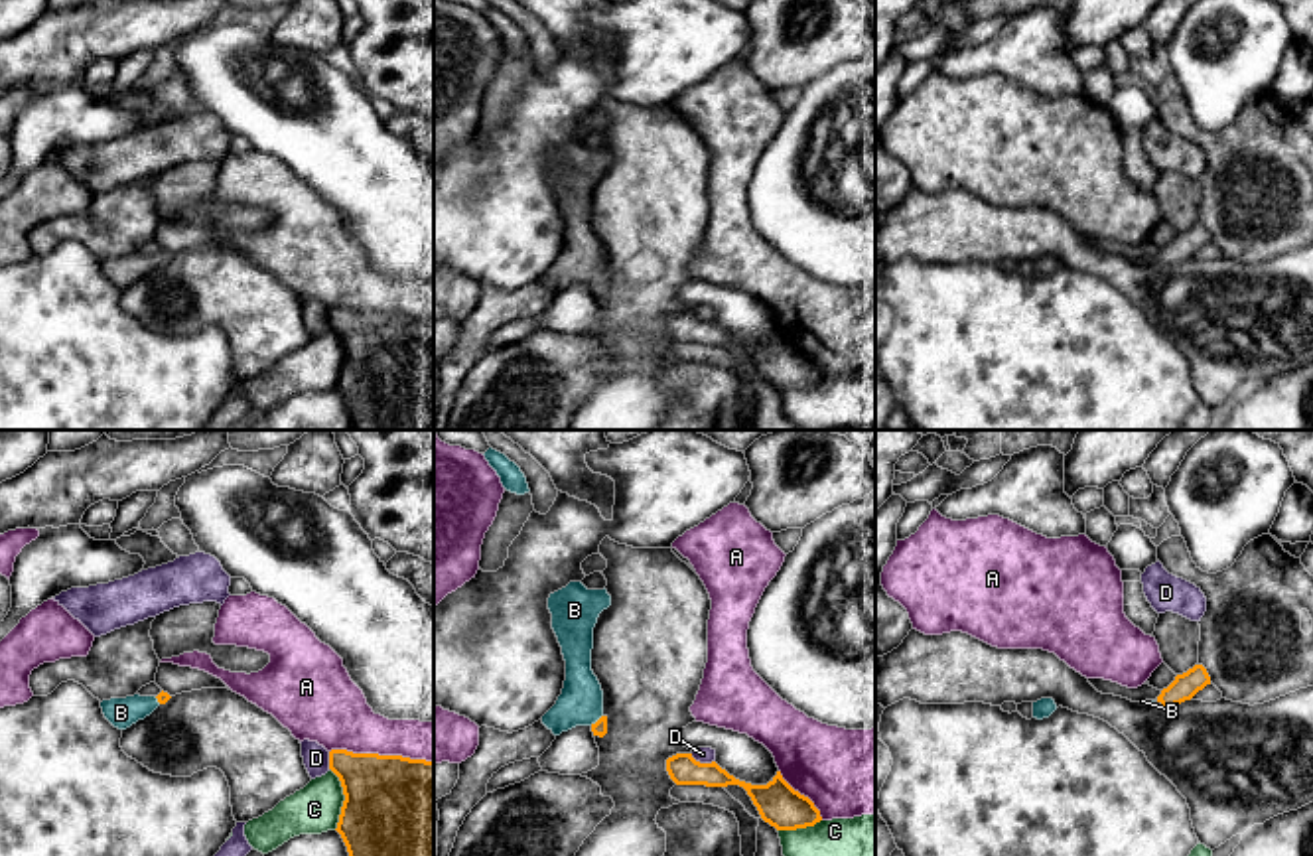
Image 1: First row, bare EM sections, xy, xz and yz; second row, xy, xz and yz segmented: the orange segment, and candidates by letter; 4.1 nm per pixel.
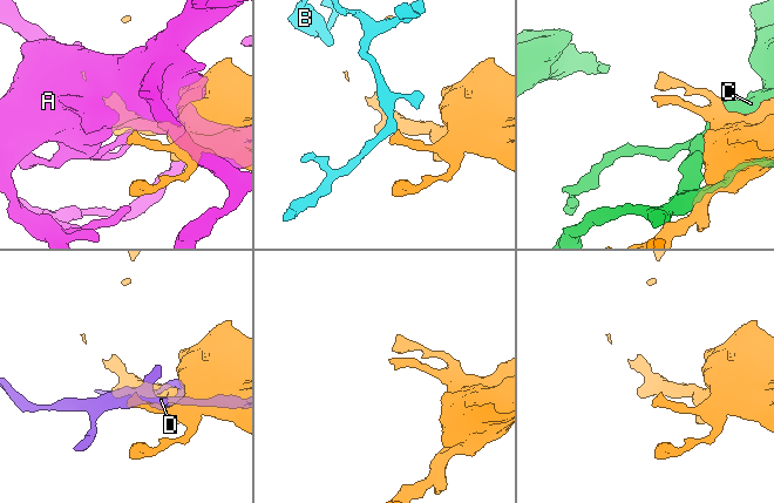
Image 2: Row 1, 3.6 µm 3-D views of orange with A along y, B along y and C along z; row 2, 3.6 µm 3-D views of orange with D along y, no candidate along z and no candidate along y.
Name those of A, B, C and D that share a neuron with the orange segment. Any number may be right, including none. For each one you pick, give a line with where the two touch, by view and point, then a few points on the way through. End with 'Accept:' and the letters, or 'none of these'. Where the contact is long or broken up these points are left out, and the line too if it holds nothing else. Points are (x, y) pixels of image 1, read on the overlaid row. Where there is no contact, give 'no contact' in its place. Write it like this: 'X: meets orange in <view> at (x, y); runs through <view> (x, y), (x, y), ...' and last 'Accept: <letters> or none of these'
B: meets orange in xz at (598, 720); runs through xz (600, 728), (598, 720), (580, 703)
Accept: B

